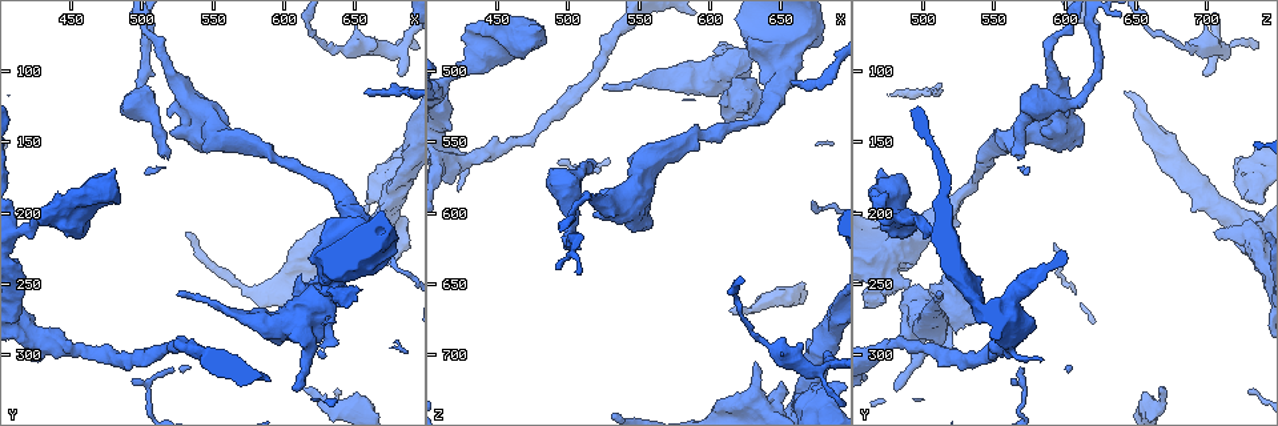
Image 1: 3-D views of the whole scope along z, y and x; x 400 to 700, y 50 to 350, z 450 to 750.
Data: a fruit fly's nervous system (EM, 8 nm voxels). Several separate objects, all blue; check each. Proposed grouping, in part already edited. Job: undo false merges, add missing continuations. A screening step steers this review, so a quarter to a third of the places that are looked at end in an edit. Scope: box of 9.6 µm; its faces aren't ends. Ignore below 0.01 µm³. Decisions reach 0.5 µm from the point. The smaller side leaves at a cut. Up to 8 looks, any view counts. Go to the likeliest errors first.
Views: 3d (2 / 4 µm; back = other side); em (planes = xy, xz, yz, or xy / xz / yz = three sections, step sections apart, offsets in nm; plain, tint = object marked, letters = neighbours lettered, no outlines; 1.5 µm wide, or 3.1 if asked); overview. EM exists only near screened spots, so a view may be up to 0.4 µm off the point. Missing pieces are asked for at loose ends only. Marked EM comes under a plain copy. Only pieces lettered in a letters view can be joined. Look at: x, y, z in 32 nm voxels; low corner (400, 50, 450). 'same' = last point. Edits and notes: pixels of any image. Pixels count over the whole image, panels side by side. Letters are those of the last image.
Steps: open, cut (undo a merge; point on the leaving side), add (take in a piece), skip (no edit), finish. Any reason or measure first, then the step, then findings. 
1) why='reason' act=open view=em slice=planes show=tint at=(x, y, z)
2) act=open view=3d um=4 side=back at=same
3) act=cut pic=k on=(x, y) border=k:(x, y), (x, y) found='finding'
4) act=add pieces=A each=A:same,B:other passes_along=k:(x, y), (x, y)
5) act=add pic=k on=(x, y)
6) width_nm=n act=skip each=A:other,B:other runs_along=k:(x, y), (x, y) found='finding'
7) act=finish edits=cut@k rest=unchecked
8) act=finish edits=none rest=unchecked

why='tapers out' act=open view=3d um=2 side=back at=(656, 118, 508)

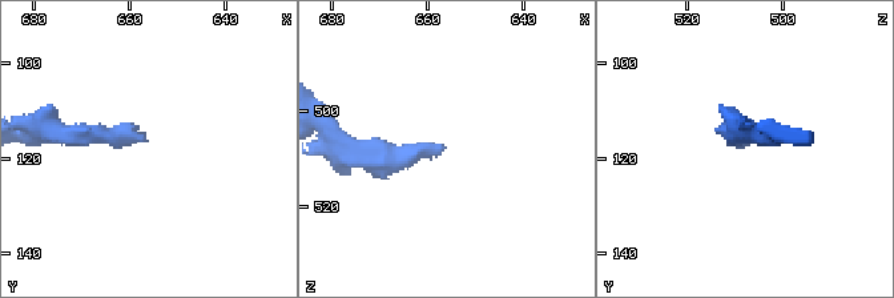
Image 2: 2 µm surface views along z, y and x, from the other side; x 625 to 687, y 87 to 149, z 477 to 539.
act=open view=em slice=yz step=4 show=letters at=(657, 117, 508)

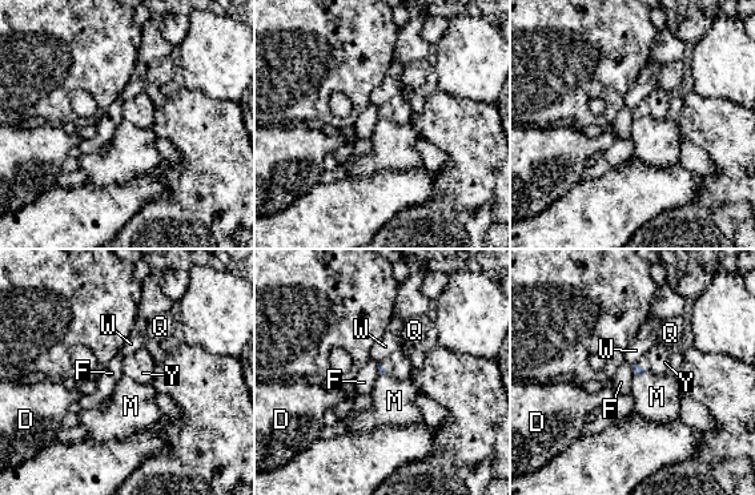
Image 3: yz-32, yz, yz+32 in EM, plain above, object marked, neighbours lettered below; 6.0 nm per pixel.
why='cut it another way' act=open view=em slice=xz step=8 show=letters at=same

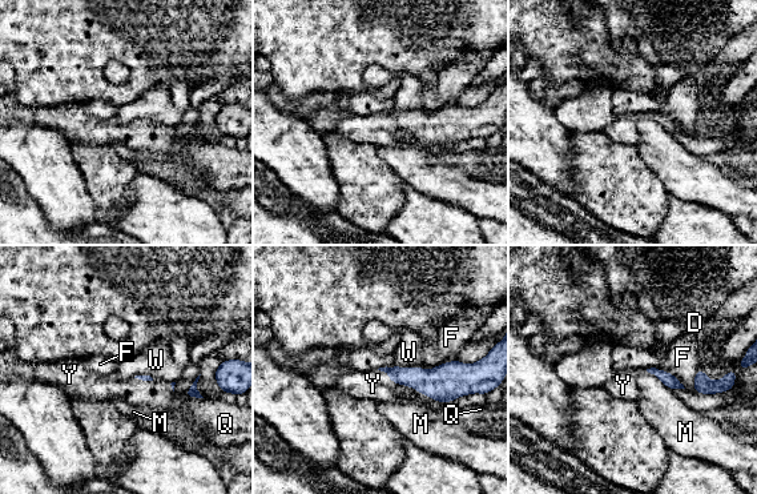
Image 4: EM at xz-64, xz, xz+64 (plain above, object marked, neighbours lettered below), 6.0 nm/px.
act=add pieces=Y each=D:other,F:other,M:other,Q:other,W:other,Y:same passes_along=4:(446, 382), (406, 385), (373, 384) found='it goes on there'

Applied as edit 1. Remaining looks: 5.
act=open view=3d um=4 at=(630, 336, 668)

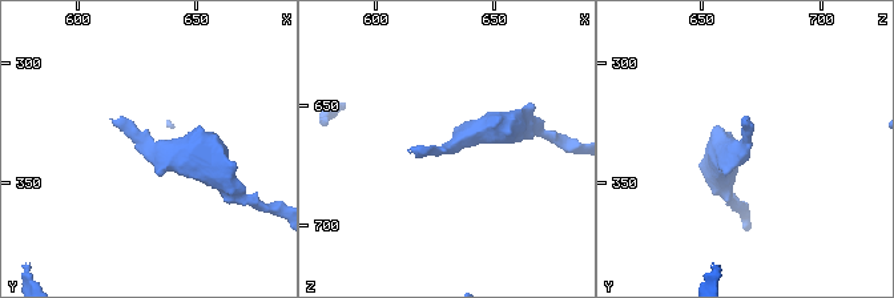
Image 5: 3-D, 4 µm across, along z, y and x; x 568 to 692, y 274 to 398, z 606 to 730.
why='need the tissue' act=open view=em slice=planes show=letters at=(631, 336, 668)

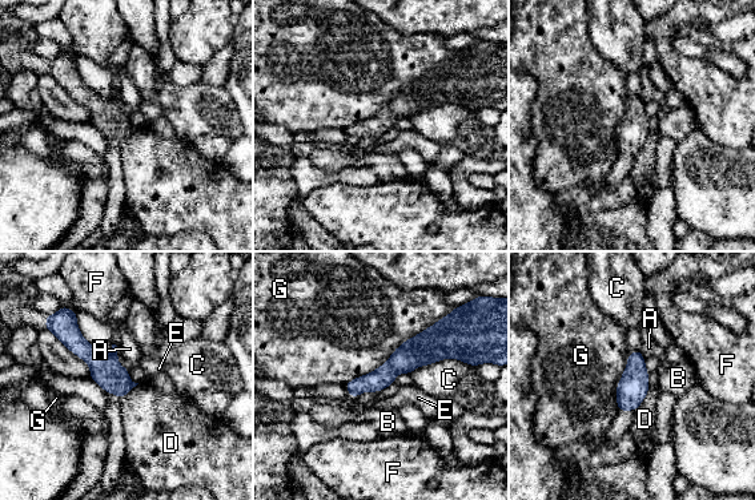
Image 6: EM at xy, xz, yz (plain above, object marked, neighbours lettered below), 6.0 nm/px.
act=skip each=A:other,B:other,C:other,D:other,E:other,F:other,G:other runs_along=6:(454, 349), (422, 349), (349, 386) found='continuous, no second cell'

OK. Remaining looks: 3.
act=finish edits=add@4 rest=unchecked

